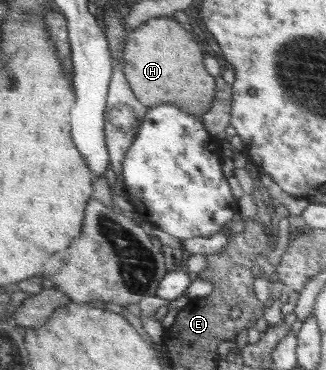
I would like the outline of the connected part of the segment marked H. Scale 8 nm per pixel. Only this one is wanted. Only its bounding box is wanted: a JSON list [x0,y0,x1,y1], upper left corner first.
[123,17,216,116]

